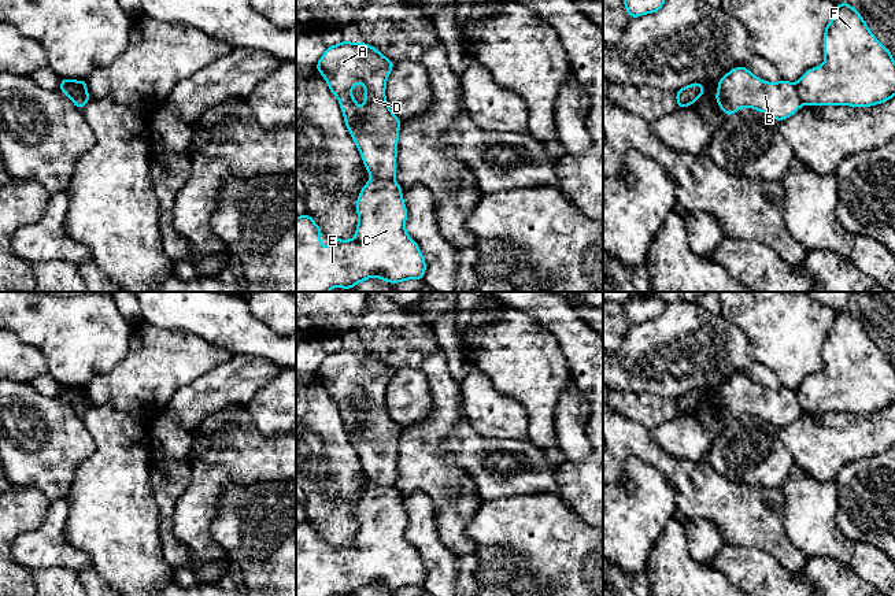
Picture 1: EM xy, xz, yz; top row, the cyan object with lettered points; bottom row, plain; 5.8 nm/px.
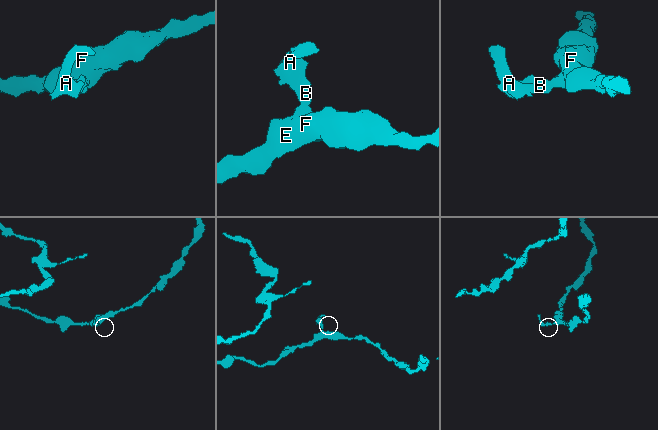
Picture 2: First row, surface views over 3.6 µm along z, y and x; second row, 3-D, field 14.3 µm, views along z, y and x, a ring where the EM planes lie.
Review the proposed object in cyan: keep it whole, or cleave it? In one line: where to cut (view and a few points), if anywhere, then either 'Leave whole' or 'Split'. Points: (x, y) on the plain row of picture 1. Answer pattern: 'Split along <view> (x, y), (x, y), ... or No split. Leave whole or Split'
Split along xz (372, 484), (394, 487). Split

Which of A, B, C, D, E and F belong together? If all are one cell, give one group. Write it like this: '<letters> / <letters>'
A B D / C E F

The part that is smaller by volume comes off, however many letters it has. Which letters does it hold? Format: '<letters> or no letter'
A, B, D

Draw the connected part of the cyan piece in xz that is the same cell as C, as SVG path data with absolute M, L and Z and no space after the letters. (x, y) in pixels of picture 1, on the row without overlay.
M370 485L356 507L358 533L354 547L332 545L328 555L321 554L321 534L310 522L296 523L296 596L352 596L370 584L397 591L406 586L422 586L426 578L425 564L418 551L406 540L407 515L402 493L395 486Z

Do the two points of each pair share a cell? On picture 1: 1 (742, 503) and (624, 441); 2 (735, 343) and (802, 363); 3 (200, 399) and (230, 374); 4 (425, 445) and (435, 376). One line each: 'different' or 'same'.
1: same
2: different
3: same
4: same

